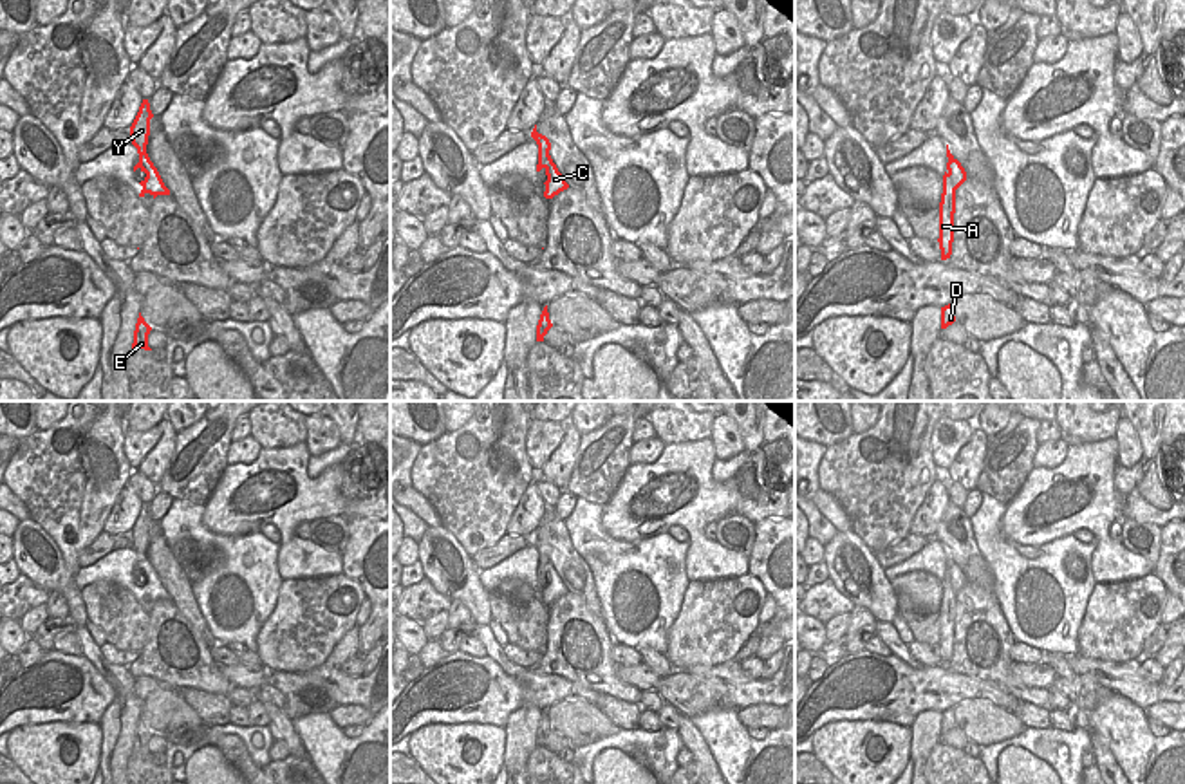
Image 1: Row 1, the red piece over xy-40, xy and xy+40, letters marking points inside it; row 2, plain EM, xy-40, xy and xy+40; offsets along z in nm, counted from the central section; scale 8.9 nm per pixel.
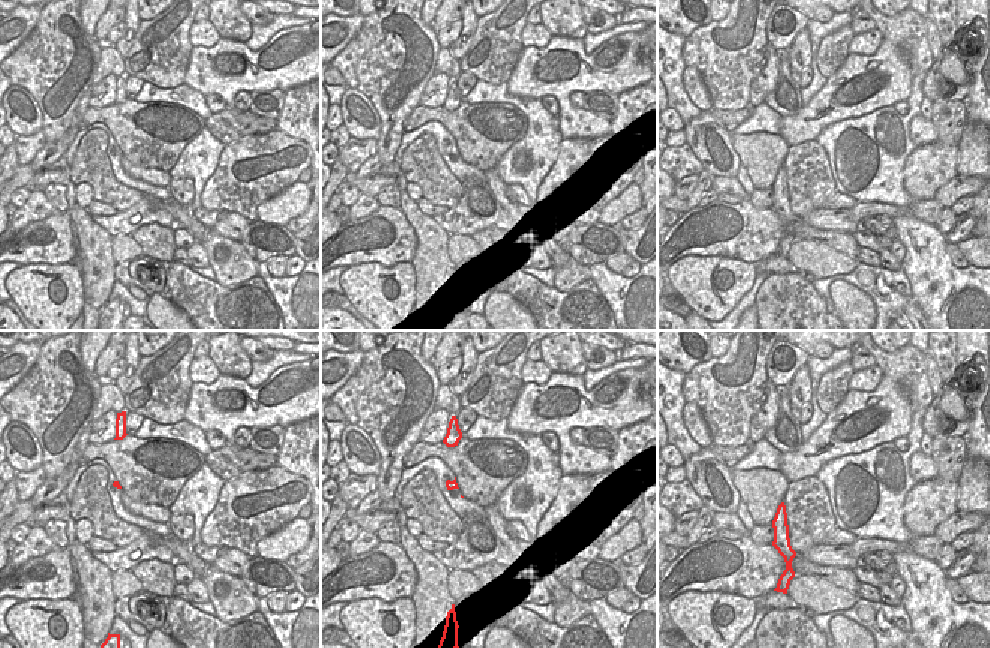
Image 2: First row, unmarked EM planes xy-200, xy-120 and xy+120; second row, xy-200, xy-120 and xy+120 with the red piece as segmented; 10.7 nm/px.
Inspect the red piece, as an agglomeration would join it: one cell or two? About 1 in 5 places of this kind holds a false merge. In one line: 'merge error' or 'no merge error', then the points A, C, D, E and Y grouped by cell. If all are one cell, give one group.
no merge error; groups A C D E Y

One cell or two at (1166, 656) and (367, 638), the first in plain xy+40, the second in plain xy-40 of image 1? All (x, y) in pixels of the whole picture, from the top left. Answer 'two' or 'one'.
one

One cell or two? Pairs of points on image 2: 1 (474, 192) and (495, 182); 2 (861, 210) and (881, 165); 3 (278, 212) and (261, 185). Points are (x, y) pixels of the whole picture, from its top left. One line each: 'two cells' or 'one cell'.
1: two cells
2: two cells
3: two cells

